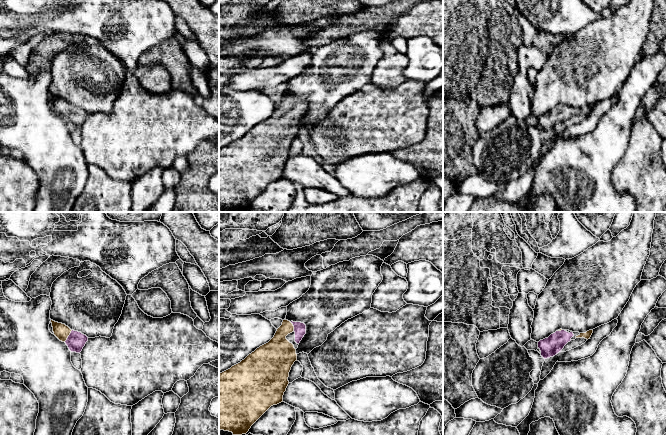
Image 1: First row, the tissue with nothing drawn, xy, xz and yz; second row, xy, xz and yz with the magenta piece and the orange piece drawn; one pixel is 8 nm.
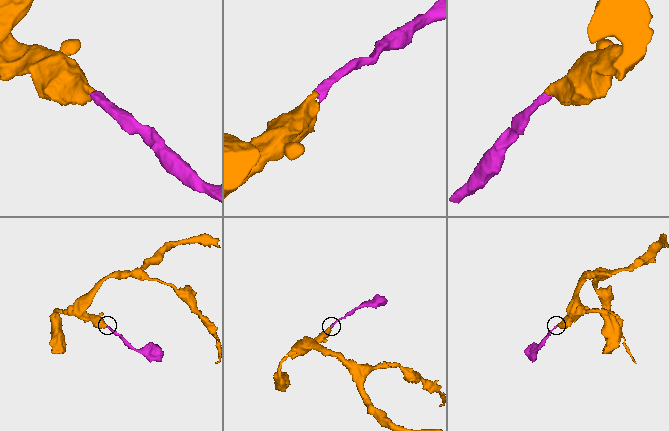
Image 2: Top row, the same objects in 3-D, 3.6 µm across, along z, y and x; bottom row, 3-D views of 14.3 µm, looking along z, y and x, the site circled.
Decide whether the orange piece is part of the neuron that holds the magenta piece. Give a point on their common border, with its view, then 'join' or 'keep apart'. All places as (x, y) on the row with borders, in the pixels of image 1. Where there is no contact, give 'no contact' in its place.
contact xy (68, 336); join

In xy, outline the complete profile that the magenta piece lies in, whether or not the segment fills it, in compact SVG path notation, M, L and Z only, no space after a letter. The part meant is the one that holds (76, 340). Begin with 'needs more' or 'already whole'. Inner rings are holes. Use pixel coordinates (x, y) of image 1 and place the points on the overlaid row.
needs more; M51 320L54 335L65 342L71 352L80 353L88 341L88 337L81 332L71 330L62 323Z

